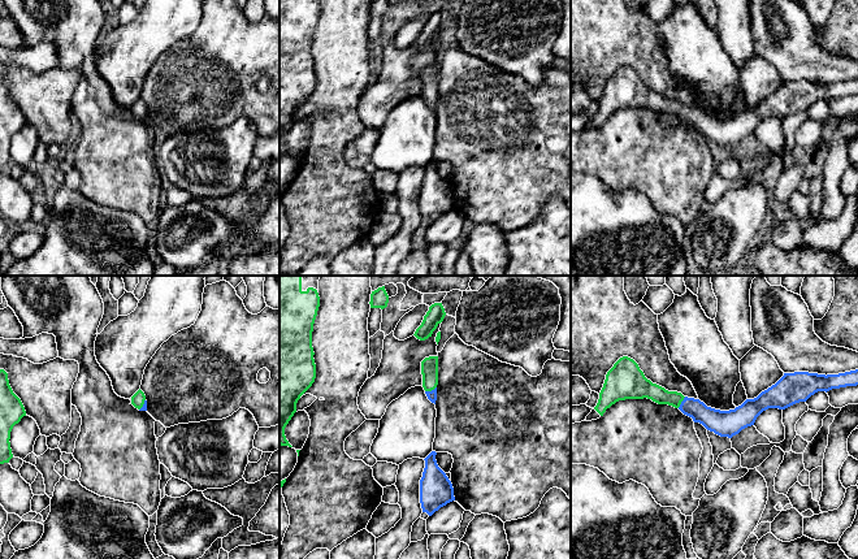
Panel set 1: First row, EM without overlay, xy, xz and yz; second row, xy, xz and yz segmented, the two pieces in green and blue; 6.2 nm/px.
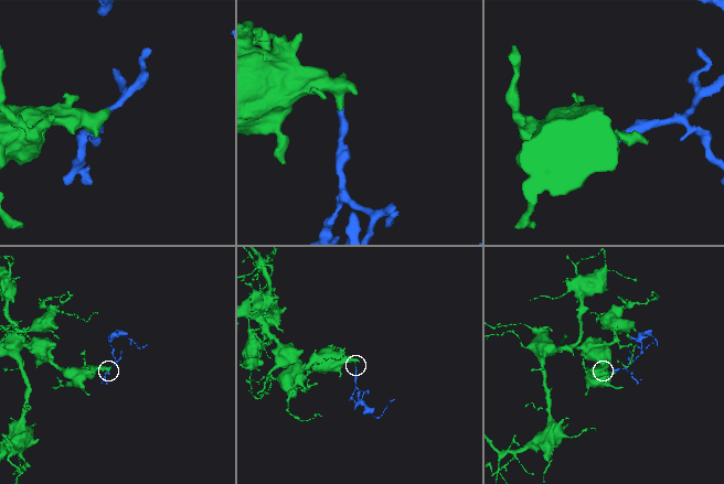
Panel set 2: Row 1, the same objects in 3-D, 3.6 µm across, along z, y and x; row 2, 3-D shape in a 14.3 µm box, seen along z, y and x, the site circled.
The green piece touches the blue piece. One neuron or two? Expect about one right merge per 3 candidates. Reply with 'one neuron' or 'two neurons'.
one neuron

